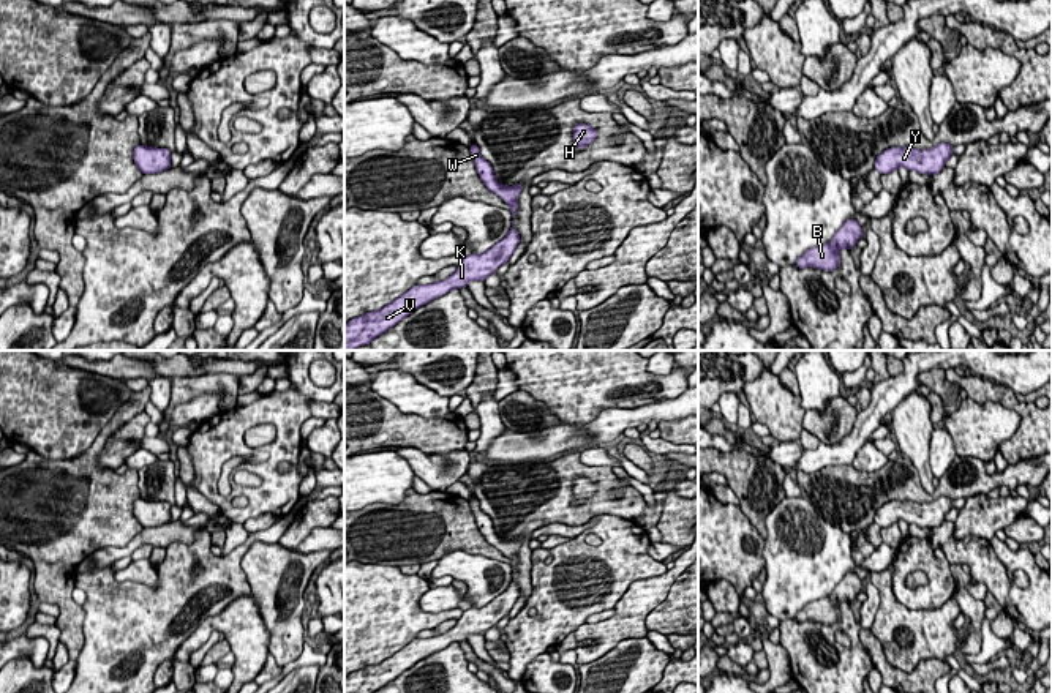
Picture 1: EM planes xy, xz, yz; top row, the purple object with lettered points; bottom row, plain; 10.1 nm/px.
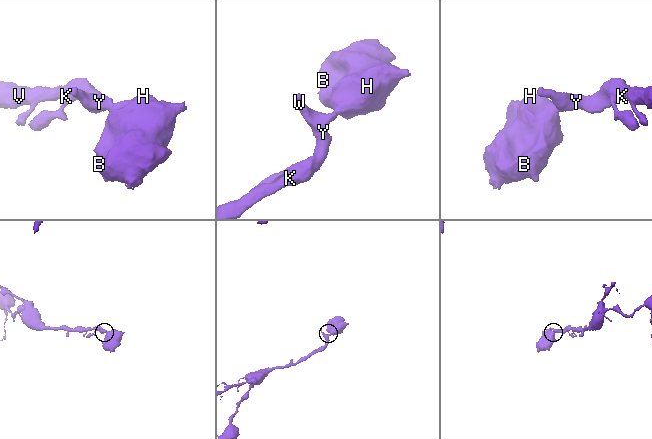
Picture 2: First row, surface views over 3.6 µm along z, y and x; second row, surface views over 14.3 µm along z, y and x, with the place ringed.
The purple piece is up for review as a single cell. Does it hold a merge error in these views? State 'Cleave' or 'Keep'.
Keep

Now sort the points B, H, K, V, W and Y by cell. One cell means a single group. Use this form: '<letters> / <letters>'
B H K V W Y

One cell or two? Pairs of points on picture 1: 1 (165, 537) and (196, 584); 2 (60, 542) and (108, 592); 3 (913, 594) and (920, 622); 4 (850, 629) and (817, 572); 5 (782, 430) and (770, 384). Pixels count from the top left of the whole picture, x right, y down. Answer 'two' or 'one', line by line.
1: two
2: two
3: two
4: two
5: one

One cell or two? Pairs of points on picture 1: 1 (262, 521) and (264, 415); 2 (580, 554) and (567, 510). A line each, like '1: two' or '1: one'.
1: two
2: two

